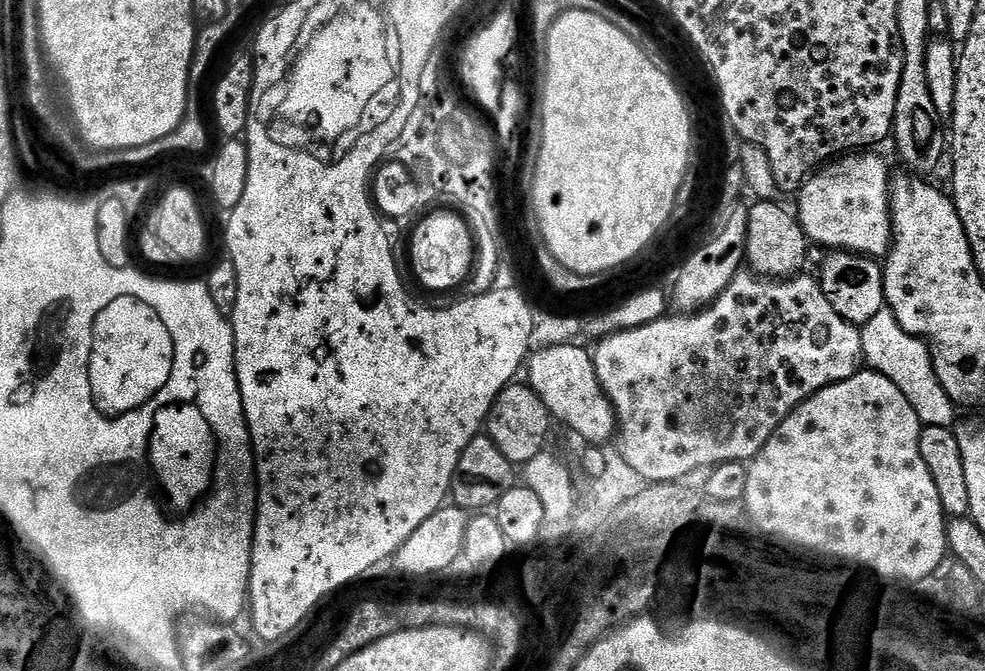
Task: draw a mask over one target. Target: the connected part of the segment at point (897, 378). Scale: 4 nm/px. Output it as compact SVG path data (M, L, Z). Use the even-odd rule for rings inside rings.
M885 310L874 314L874 318L870 318L870 322L860 328L860 337L864 351L863 363L871 371L890 378L890 382L894 382L894 386L898 386L898 390L906 394L906 402L914 406L914 414L918 414L921 425L946 428L957 419L957 405L952 403L946 390L942 390L942 382L938 382L938 374L932 365L928 345L917 336L902 330L902 326L893 318L891 312Z

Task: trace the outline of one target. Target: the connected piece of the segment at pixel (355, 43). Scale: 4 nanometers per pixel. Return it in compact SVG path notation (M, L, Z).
M359 8L349 16L336 20L332 28L324 28L316 40L312 40L312 48L304 52L304 60L300 60L300 68L296 68L296 76L292 79L292 92L284 96L288 104L284 104L284 112L288 120L296 120L296 124L328 124L328 132L338 132L336 124L356 124L360 112L364 112L364 104L380 92L380 87L388 80L389 67L393 59L384 52L384 28L380 28L383 15L372 12L372 8Z

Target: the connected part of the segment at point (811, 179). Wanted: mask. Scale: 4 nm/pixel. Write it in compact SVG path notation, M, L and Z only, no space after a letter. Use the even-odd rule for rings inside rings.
M872 150L849 152L823 165L804 181L798 193L795 215L804 235L813 245L821 244L824 250L856 252L869 258L887 257L892 246L892 197L890 195L890 171L888 164Z

